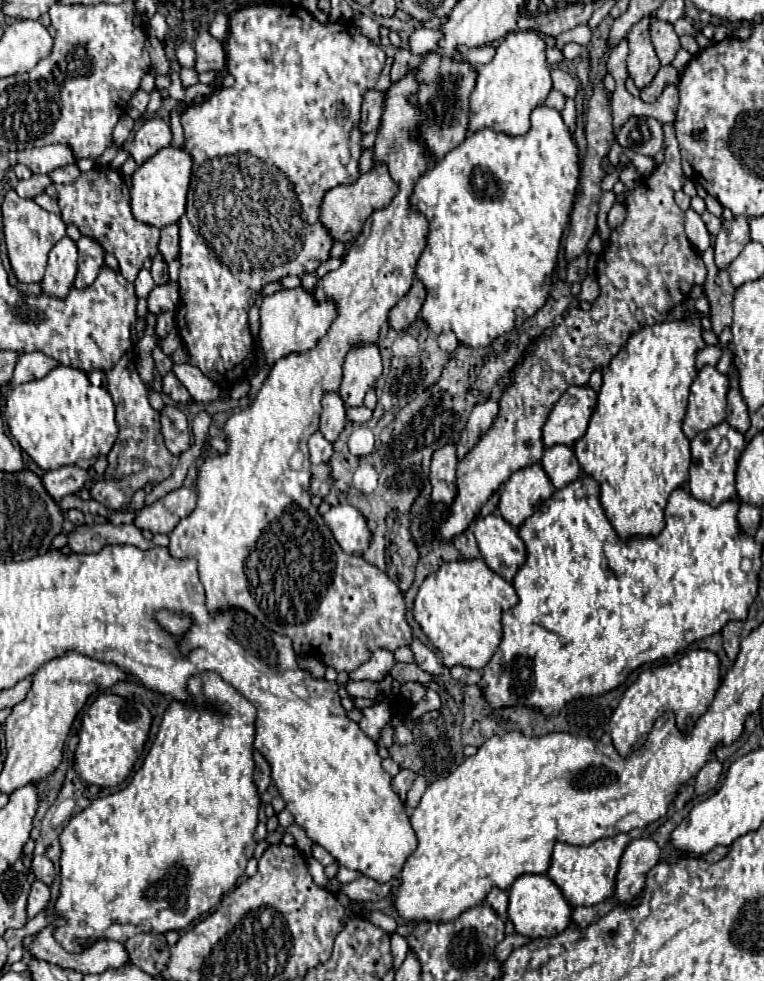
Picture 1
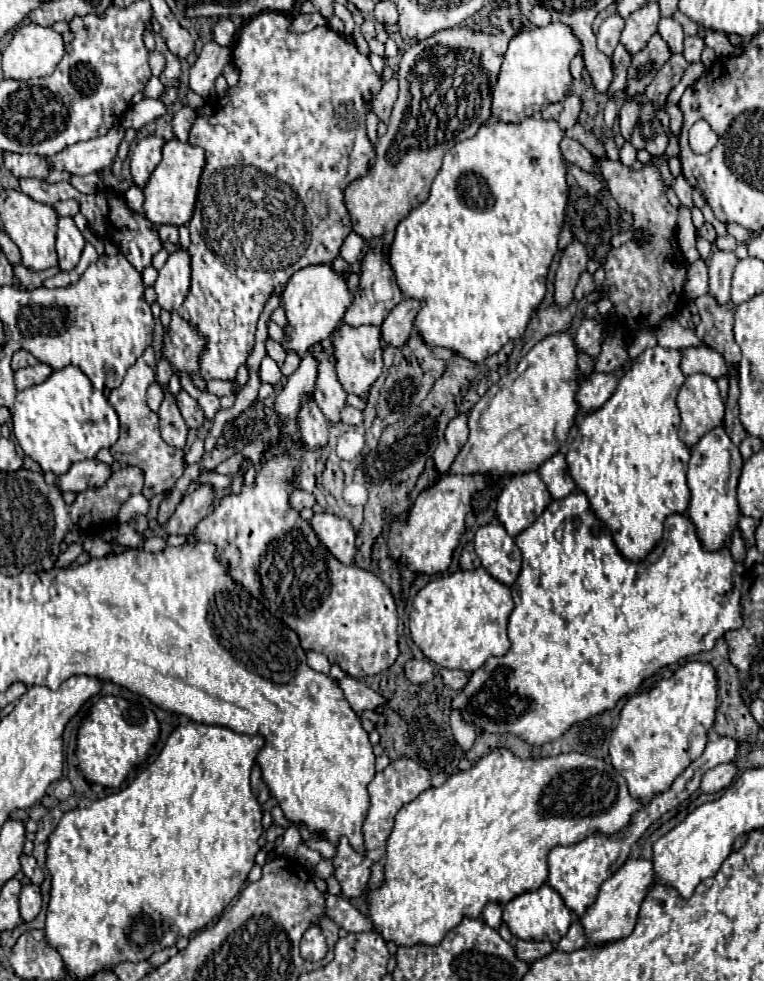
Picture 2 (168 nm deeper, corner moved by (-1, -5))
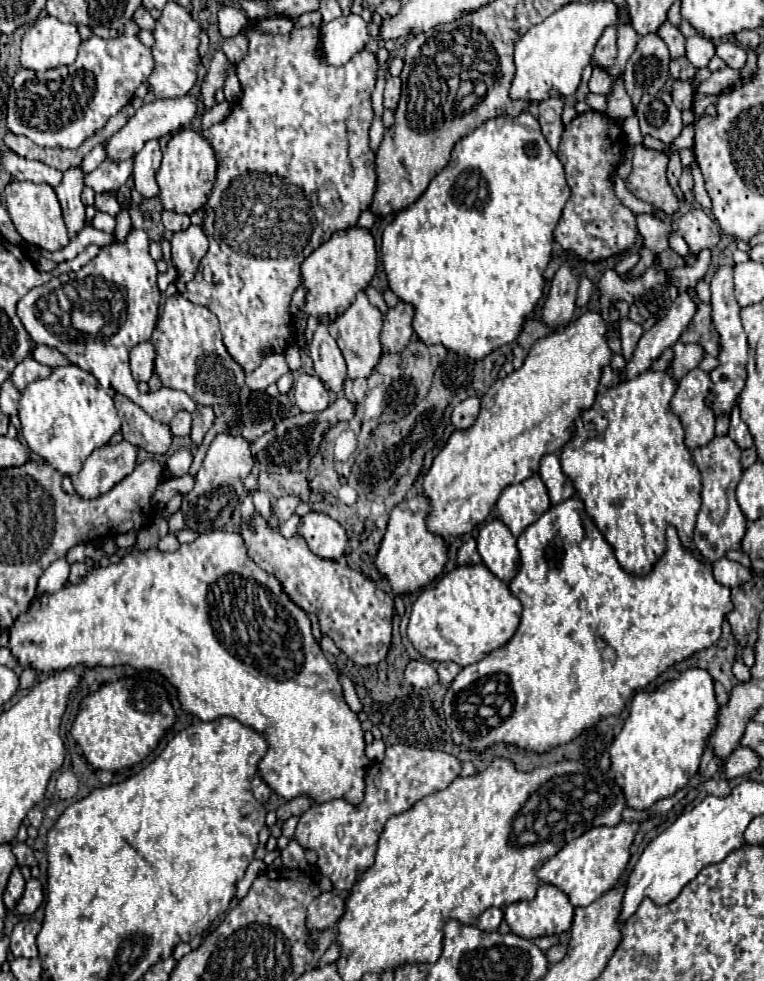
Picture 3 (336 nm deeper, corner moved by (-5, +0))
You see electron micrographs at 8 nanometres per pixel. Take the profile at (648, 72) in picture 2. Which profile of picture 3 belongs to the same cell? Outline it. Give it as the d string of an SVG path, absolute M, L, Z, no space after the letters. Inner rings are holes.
M649 33L641 37L623 71L625 89L633 105L645 93L657 93L665 87L669 81L669 61L669 49L659 35Z

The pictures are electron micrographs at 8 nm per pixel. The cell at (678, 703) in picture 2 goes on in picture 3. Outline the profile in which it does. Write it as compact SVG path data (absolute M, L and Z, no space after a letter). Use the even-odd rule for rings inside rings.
M687 669L657 691L639 691L631 701L629 717L611 745L611 769L623 789L627 807L645 811L665 797L673 797L697 773L705 741L715 729L717 701L713 679L703 669Z

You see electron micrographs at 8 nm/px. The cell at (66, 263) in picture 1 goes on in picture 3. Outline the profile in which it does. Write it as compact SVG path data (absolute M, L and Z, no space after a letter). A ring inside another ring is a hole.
M81 167L67 169L63 173L61 183L55 187L71 239L85 227L85 205L81 201L83 187L85 187L85 173Z

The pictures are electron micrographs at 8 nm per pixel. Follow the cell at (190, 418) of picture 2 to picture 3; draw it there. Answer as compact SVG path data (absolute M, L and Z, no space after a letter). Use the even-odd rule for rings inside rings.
M197 405L195 413L193 413L193 429L191 429L191 441L193 441L193 445L197 445L197 447L201 445L205 433L213 427L213 419L215 419L213 409Z

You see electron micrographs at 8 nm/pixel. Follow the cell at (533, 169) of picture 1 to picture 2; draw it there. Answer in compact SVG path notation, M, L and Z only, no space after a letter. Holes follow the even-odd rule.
M525 118L521 124L503 124L503 122L489 122L483 124L479 128L479 132L469 138L463 140L459 144L455 144L451 150L447 150L445 158L443 158L443 166L431 186L431 194L429 198L419 204L417 208L413 208L397 226L395 230L395 238L389 250L389 262L391 268L397 276L399 288L403 290L405 296L415 298L421 302L421 310L415 318L415 326L421 334L421 338L429 344L429 346L443 346L449 348L453 352L457 352L459 356L471 360L471 362L483 362L487 356L493 356L501 350L501 346L505 346L509 340L521 336L531 320L531 314L537 310L537 306L541 304L543 296L545 296L545 280L547 280L547 272L551 266L551 260L557 252L557 242L559 242L559 234L563 228L563 220L565 220L565 208L567 208L567 194L569 194L569 186L567 186L567 166L565 166L565 158L561 154L561 140L565 137L574 139L588 139L588 150L593 156L601 158L605 155L603 143L595 138L592 130L586 125L576 124L572 129L561 130L561 126L555 120L545 120L545 118Z

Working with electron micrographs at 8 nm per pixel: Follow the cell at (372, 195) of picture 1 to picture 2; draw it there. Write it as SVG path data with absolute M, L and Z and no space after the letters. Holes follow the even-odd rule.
M515 6L495 8L489 14L489 20L491 20L491 26L495 26L499 30L495 36L483 34L483 32L473 32L467 26L441 30L441 32L433 34L431 38L425 38L425 40L413 44L401 56L399 72L397 72L399 98L393 106L387 134L381 136L377 146L375 146L375 162L373 162L371 170L365 176L353 180L345 188L343 204L349 212L355 234L359 234L361 238L369 240L369 238L379 238L385 232L395 232L397 224L409 214L409 210L427 200L431 182L435 180L435 176L441 168L441 160L443 160L445 150L449 146L455 146L455 142L457 142L457 132L477 132L479 126L489 120L489 116L491 116L491 110L489 110L491 108L491 88L495 84L495 76L499 74L507 44L521 28L527 26L527 20L519 14L519 10L515 10ZM449 82L463 82L463 92L451 90L449 86L445 86ZM413 98L423 98L419 108L417 106L413 108L413 102L411 102Z

